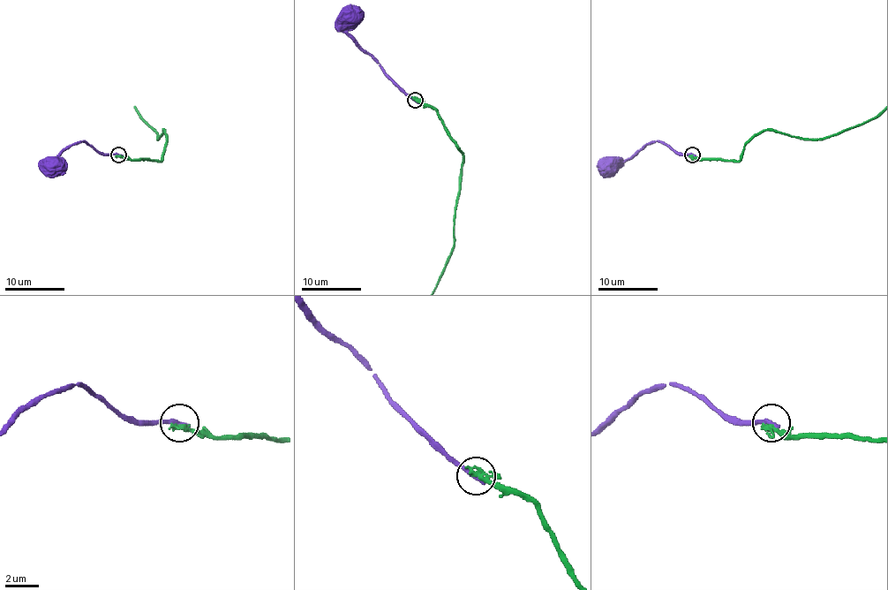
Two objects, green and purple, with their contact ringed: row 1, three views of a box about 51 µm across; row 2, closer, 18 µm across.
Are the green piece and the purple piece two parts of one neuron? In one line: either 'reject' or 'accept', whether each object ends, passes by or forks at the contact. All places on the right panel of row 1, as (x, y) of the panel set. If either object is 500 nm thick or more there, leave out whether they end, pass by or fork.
reject; green ends there; purple ends there

